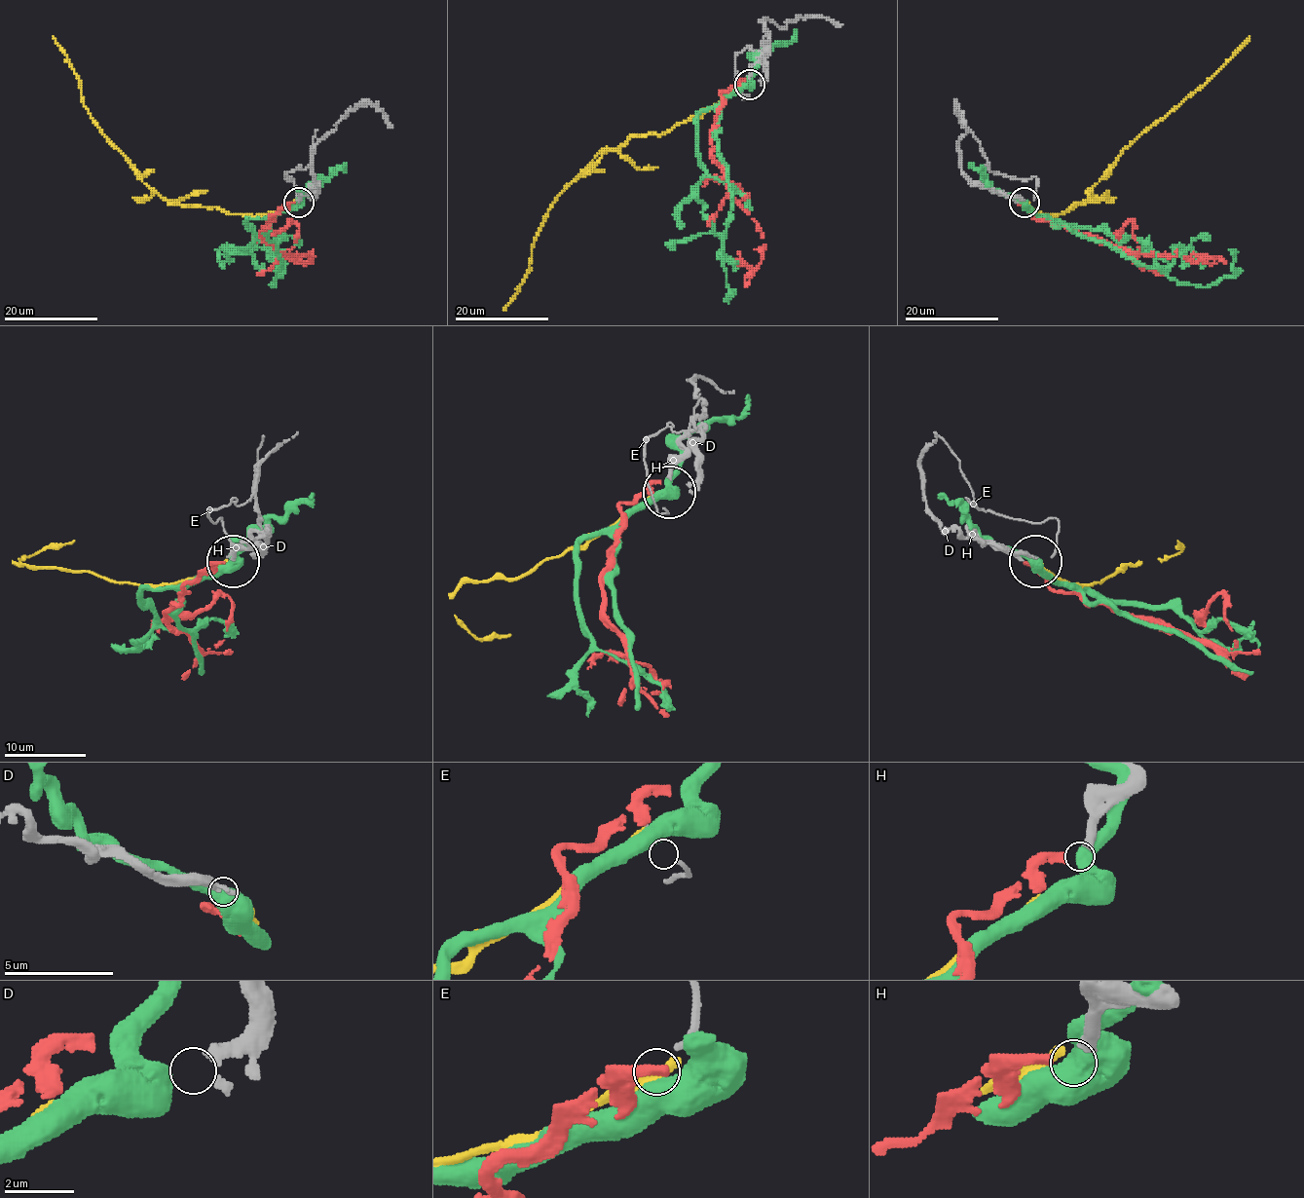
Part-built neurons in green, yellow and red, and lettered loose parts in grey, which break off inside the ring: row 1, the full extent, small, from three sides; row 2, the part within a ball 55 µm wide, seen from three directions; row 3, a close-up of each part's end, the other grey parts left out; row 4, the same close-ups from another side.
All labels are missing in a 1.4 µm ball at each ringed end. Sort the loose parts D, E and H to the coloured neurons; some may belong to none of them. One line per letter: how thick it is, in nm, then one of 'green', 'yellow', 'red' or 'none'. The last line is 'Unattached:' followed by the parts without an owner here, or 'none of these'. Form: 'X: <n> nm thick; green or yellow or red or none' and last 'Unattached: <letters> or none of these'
D: 320 nm thick; none
E: 200 nm thick; none
H: 320 nm thick; red
Unattached: D, E

